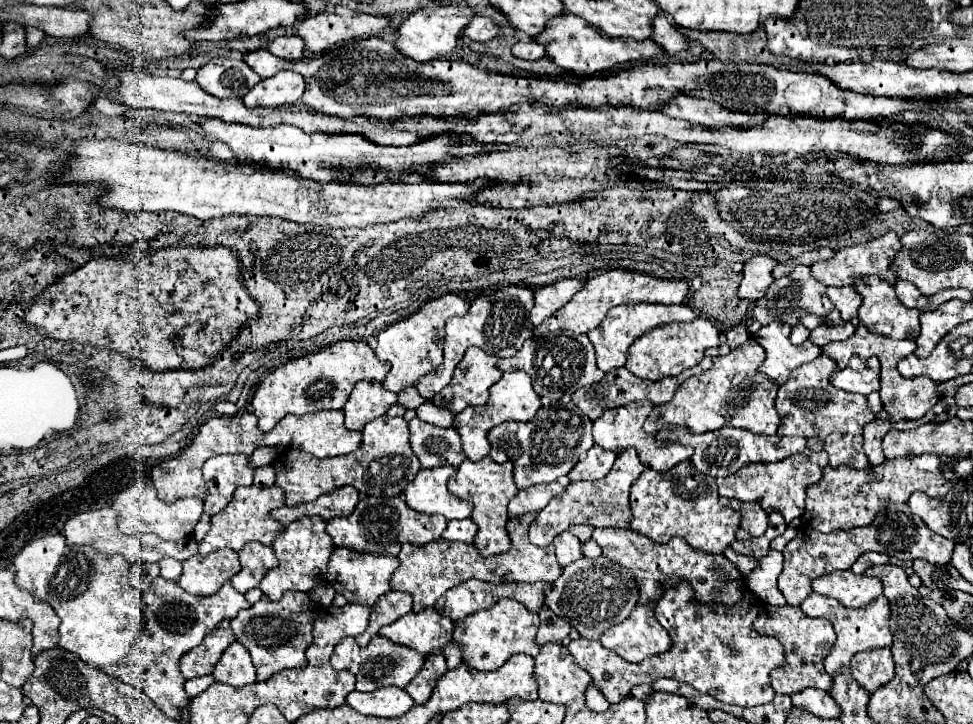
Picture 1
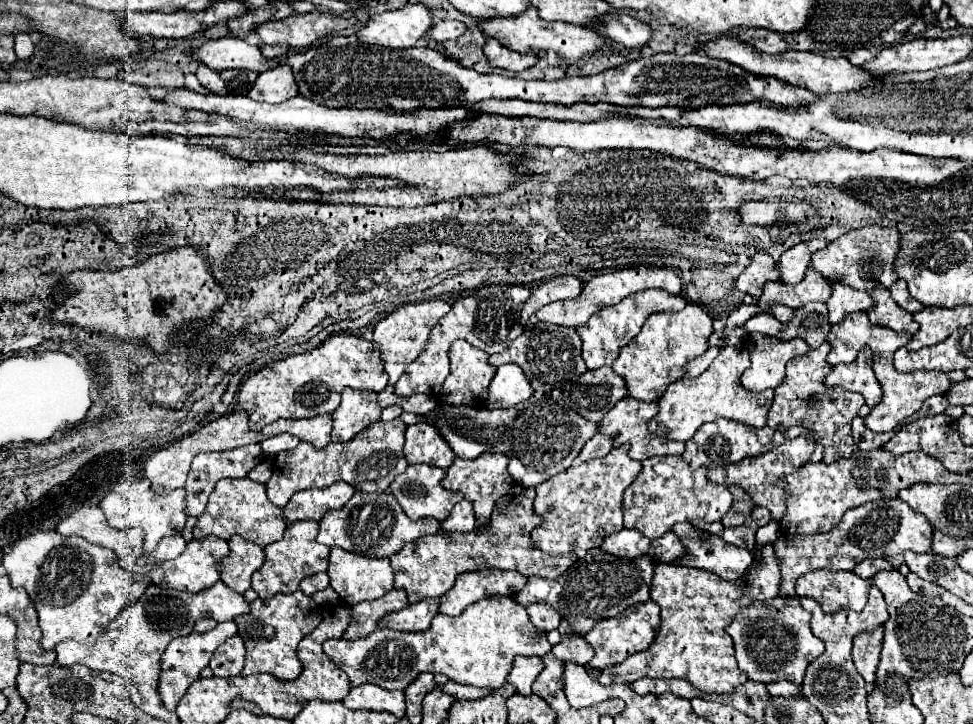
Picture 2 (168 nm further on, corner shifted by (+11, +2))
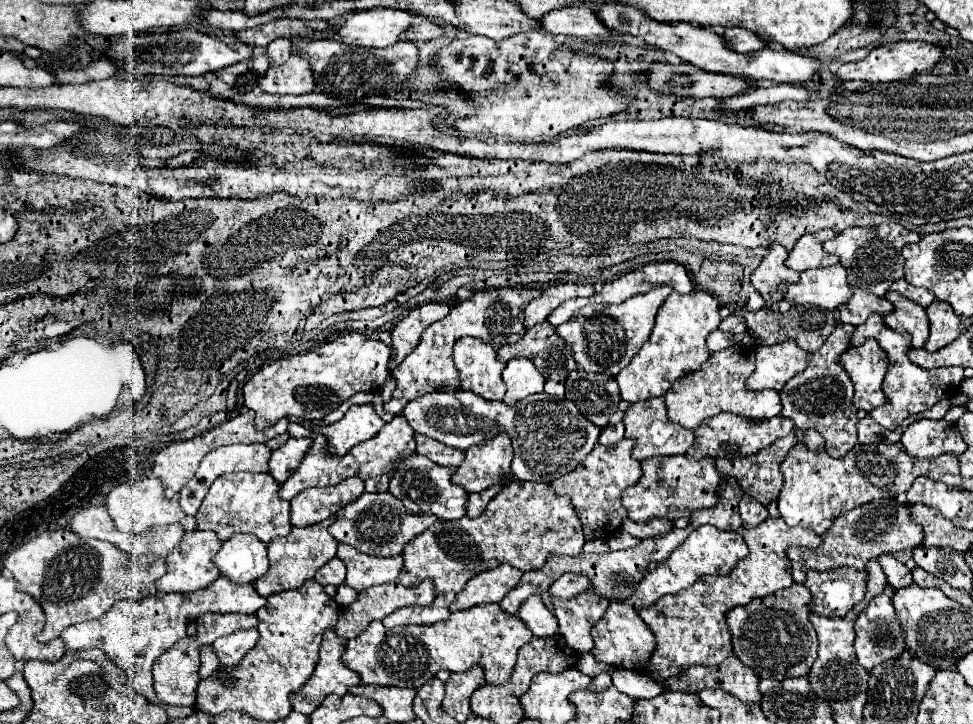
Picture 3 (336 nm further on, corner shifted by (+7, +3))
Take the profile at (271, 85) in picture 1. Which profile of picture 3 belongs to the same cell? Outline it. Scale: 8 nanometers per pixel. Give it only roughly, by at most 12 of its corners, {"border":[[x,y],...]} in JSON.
{"border":[[295,54],[271,66],[259,86],[267,94],[315,88],[309,62]]}

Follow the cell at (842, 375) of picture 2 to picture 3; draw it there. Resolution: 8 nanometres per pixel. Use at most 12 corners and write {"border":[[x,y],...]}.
{"border":[[877,340],[841,356],[865,412],[885,404],[887,356]]}

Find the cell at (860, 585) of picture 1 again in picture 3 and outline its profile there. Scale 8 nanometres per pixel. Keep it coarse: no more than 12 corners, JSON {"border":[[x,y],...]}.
{"border":[[811,570],[813,612],[845,616],[863,600],[867,572]]}

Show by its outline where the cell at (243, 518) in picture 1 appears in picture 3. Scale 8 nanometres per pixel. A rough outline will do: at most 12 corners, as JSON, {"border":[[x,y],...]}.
{"border":[[223,474],[209,488],[199,530],[263,544],[291,532],[289,502],[271,474]]}

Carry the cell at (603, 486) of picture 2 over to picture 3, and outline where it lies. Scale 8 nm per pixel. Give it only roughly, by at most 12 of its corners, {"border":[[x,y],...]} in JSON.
{"border":[[633,440],[597,448],[551,484],[571,498],[585,540],[609,540],[641,478]]}

